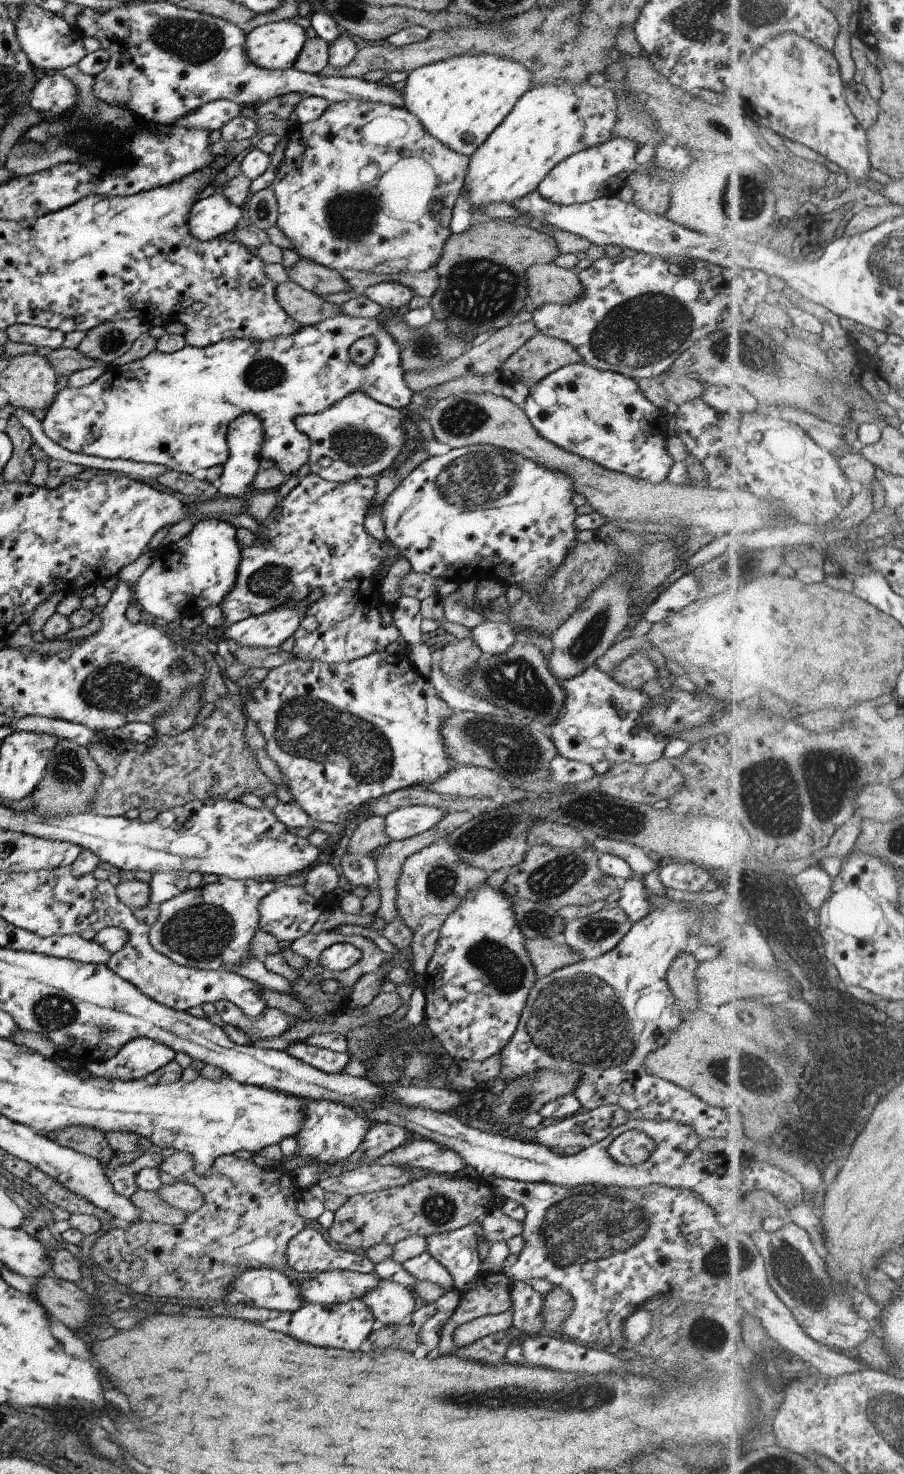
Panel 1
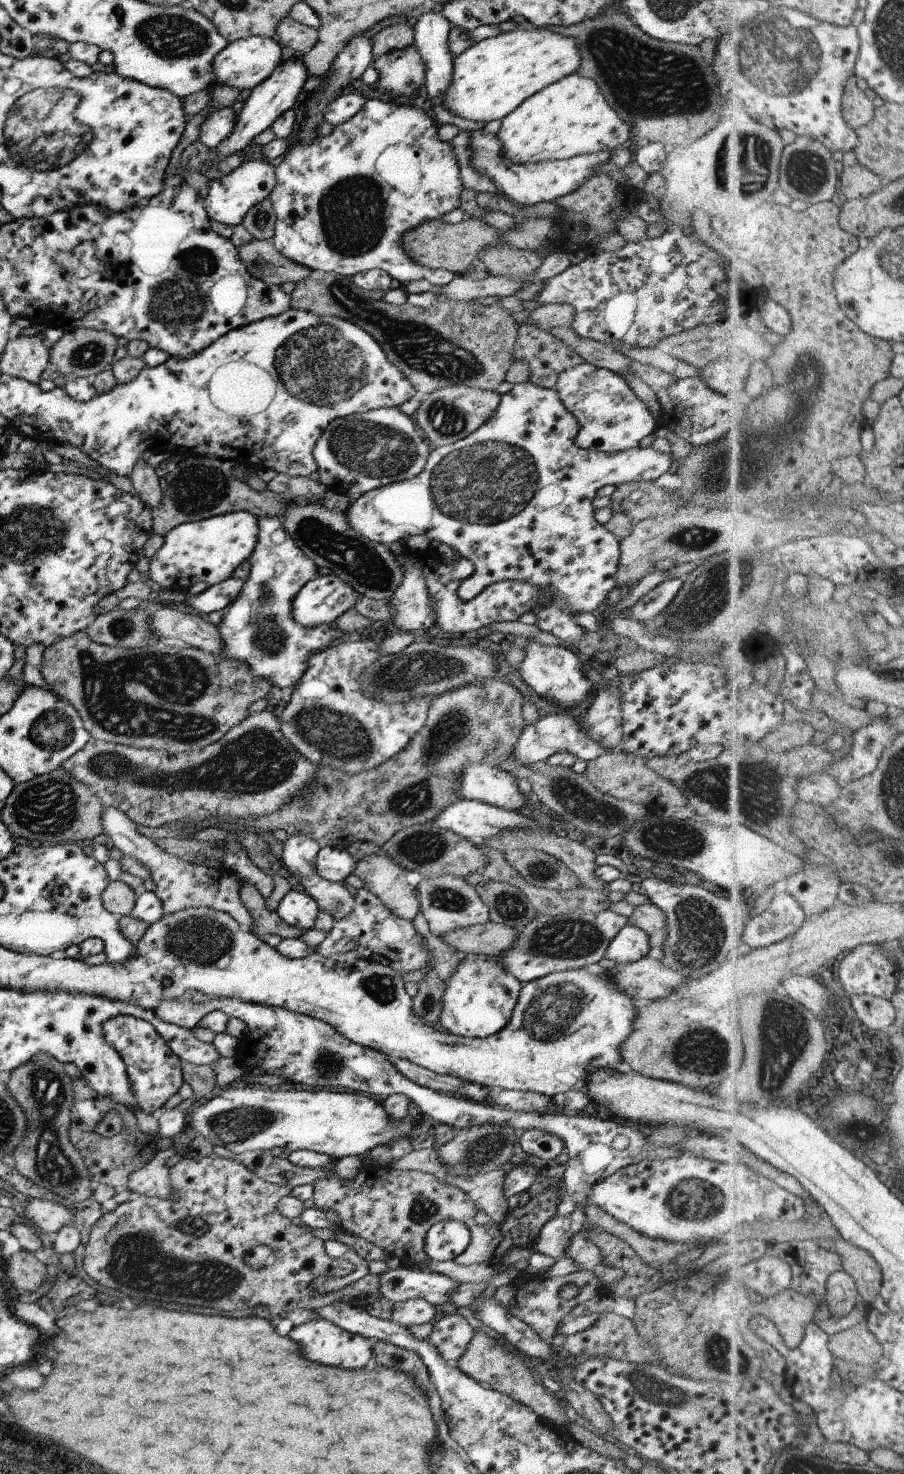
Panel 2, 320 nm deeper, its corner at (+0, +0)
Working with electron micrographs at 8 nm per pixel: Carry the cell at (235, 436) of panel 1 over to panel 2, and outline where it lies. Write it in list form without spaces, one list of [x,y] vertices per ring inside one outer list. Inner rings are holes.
[[[258,517],[258,535],[255,548],[248,558],[248,575],[243,580],[241,590],[237,596],[222,609],[222,617],[216,626],[217,638],[220,639],[220,654],[225,659],[233,659],[246,664],[254,677],[266,680],[271,686],[283,688],[295,686],[305,672],[309,657],[325,648],[343,636],[343,633],[328,625],[315,625],[305,628],[297,624],[290,615],[290,604],[297,591],[313,577],[316,576],[316,564],[308,559],[297,548],[295,540],[284,530],[280,518]]]

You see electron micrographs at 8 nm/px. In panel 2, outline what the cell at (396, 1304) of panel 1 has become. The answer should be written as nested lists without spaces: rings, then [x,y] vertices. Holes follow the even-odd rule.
[[[414,1298],[393,1303],[390,1321],[402,1327],[428,1323],[435,1316],[435,1307],[425,1299]]]

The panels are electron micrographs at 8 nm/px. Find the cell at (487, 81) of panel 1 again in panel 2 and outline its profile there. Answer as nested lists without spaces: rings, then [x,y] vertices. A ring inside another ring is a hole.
[[[547,27],[542,30],[536,28],[531,30],[515,29],[499,33],[494,37],[473,43],[452,60],[454,71],[452,72],[449,88],[442,95],[443,106],[452,114],[473,121],[487,123],[497,118],[502,119],[532,94],[571,73],[575,74],[579,63],[579,51],[573,38],[554,33]]]

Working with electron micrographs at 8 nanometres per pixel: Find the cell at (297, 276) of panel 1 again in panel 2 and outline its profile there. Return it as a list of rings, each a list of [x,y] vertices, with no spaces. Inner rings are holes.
[[[251,239],[251,242],[238,246],[236,251],[247,272],[266,285],[296,283],[303,280],[310,271],[281,256],[270,240]]]

